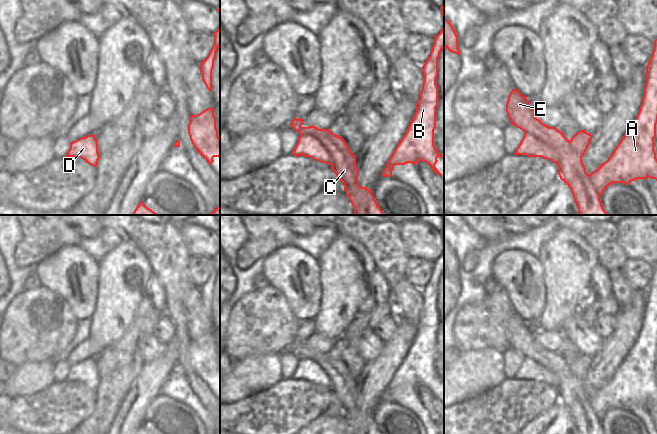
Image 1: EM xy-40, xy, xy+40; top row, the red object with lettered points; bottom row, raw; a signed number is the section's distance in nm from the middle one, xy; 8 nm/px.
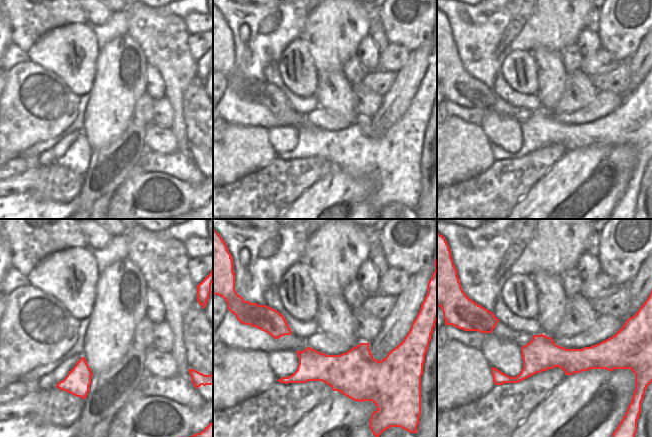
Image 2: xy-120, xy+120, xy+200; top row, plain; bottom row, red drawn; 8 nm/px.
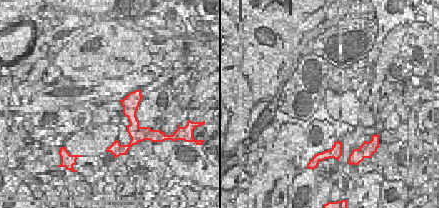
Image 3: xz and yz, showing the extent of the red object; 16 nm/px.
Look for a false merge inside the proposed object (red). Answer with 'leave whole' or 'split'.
split

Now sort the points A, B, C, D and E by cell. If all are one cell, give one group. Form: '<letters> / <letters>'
A B D / C E

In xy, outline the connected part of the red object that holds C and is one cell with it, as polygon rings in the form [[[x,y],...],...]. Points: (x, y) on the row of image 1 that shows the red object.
[[[295,117],[290,126],[300,135],[315,137],[330,152],[330,166],[344,186],[344,191],[354,208],[354,215],[385,215],[378,206],[372,189],[358,184],[356,155],[352,154],[346,142],[329,129],[319,129],[313,125],[302,127],[303,122],[304,119]]]

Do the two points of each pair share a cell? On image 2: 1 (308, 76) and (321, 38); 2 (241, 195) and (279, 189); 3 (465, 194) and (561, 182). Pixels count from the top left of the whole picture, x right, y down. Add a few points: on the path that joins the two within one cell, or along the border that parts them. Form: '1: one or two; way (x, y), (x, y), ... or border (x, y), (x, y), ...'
1: two; border (302, 41), (312, 58), (317, 74)
2: one; way (250, 195), (264, 195), (270, 191)
3: two; border (549, 169), (517, 203)

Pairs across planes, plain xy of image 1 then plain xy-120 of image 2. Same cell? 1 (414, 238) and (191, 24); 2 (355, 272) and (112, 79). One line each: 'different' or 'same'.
1: same
2: same

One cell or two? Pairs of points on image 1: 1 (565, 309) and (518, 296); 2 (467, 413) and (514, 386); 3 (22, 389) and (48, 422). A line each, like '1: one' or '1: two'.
1: two
2: one
3: two

